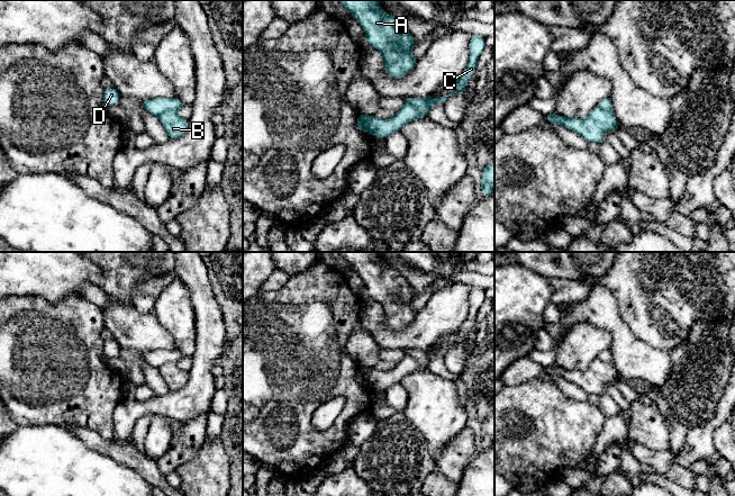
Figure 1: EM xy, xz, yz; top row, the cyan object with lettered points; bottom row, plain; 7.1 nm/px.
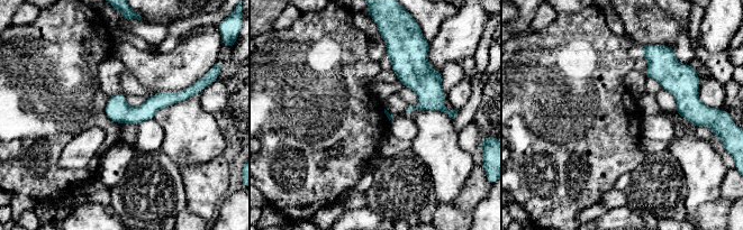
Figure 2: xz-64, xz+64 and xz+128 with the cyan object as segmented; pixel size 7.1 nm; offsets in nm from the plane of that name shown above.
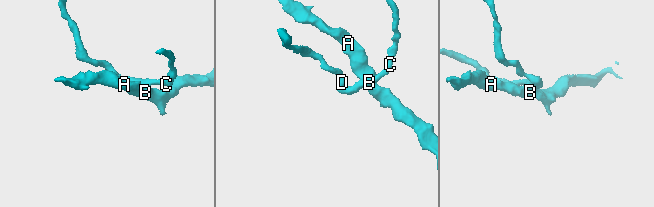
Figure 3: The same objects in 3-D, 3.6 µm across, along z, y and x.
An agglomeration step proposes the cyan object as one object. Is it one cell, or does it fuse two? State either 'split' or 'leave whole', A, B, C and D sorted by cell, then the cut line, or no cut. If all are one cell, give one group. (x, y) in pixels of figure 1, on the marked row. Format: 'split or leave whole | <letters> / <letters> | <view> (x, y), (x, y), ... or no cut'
split | A B / C D | xz (406, 102), (414, 106), (420, 113), (419, 117)

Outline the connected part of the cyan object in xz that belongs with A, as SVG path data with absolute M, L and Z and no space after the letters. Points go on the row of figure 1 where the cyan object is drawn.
M378 0L337 1L363 27L369 45L382 54L389 76L402 78L416 66L412 35L396 16L385 13Z

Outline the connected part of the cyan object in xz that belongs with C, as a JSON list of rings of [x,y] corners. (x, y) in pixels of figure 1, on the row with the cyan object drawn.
[[[472,34],[471,39],[470,39],[470,57],[469,57],[469,63],[462,74],[456,79],[456,87],[454,90],[450,91],[448,93],[439,97],[439,98],[432,98],[432,100],[428,103],[428,108],[425,111],[426,115],[430,110],[432,107],[434,107],[437,103],[445,103],[446,99],[450,97],[455,96],[456,93],[463,92],[464,89],[466,88],[468,83],[471,80],[472,74],[477,71],[478,66],[478,58],[480,54],[483,52],[484,47],[487,46],[486,44],[486,38]]]

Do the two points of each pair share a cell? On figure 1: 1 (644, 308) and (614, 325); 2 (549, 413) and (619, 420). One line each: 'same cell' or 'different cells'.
1: different cells
2: different cells

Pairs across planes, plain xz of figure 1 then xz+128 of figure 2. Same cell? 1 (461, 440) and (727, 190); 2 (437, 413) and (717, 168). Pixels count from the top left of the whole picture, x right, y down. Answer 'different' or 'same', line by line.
1: same
2: same

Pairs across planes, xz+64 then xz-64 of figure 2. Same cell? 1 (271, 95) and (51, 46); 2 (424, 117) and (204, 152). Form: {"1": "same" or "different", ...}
{"1": "same", "2": "same"}

